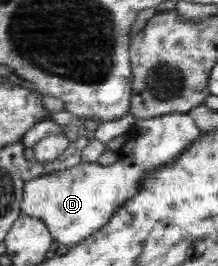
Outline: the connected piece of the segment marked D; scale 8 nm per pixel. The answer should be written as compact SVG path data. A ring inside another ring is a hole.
M188 112L166 113L150 119L137 119L125 135L124 145L116 151L118 161L109 166L98 162L77 166L44 177L34 177L23 186L20 212L22 216L34 216L45 223L54 241L67 249L78 245L101 229L124 203L138 191L142 175L154 167L174 162L194 139L200 137L200 128Z

